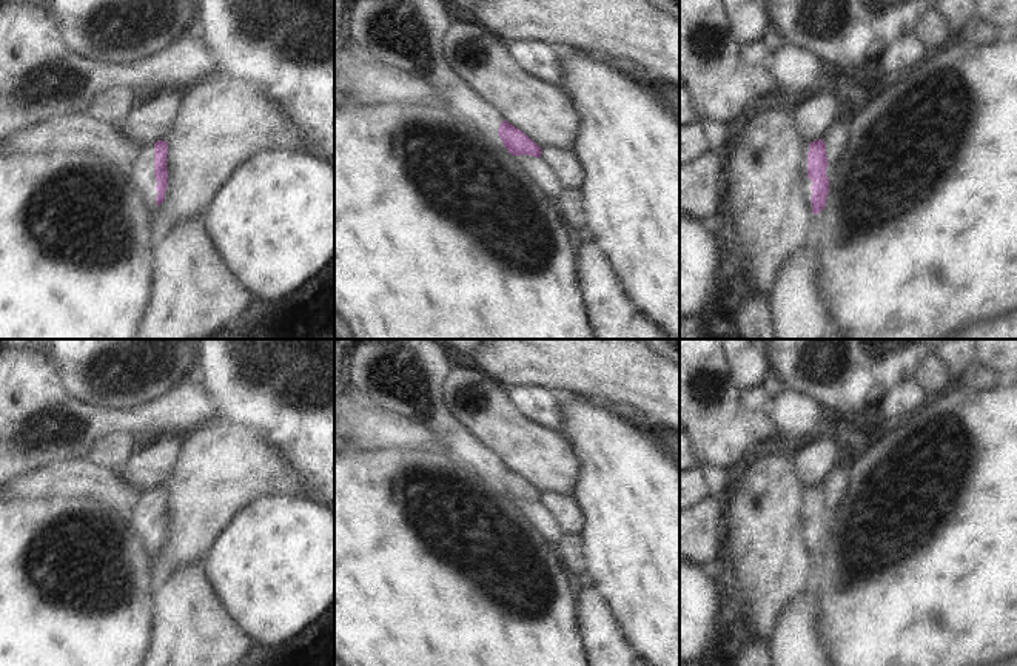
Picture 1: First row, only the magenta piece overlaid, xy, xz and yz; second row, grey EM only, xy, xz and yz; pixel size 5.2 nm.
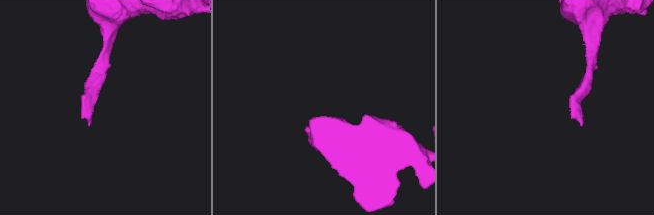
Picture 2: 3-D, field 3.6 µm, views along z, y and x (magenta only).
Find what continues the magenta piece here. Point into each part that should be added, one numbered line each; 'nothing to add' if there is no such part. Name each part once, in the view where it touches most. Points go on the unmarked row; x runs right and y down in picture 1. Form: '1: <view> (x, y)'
1: yz (806, 528)

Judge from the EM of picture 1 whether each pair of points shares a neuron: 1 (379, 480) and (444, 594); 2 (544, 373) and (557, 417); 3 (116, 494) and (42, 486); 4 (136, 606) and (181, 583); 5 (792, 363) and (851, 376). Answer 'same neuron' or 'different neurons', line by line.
1: same neuron
2: different neurons
3: same neuron
4: different neurons
5: same neuron

